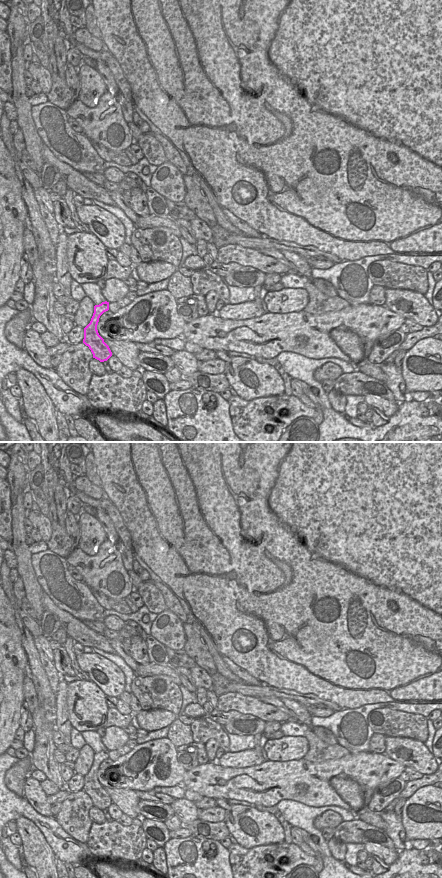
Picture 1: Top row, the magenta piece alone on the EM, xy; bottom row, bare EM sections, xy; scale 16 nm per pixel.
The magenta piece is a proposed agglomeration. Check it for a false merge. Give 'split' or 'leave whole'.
leave whole

